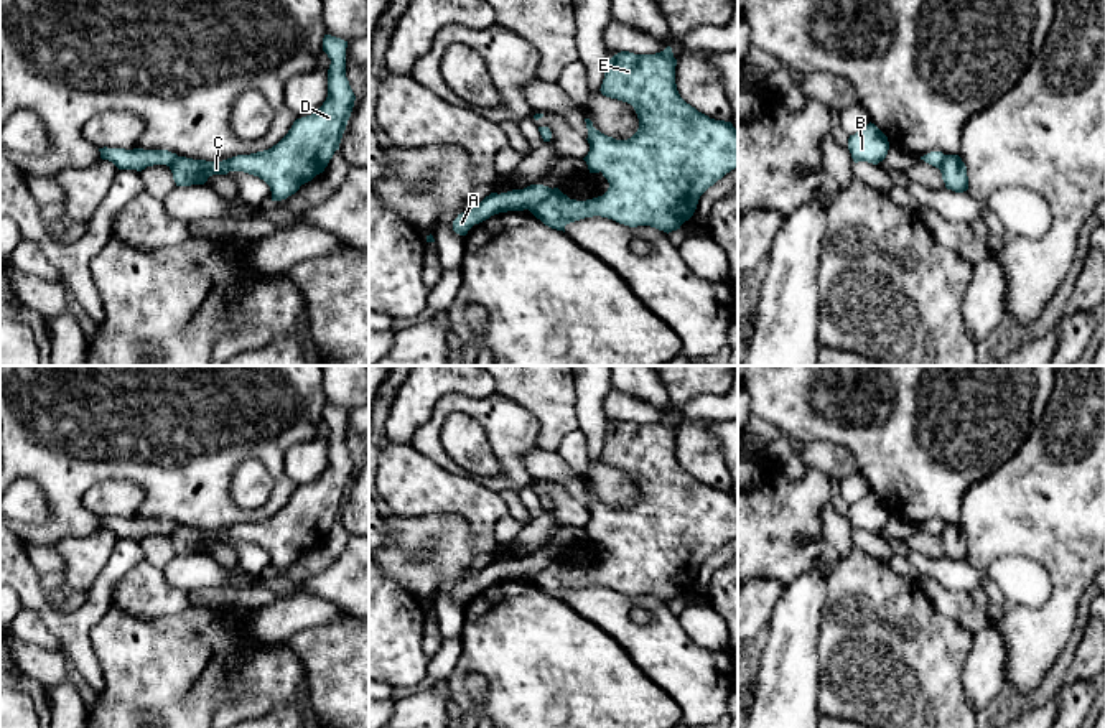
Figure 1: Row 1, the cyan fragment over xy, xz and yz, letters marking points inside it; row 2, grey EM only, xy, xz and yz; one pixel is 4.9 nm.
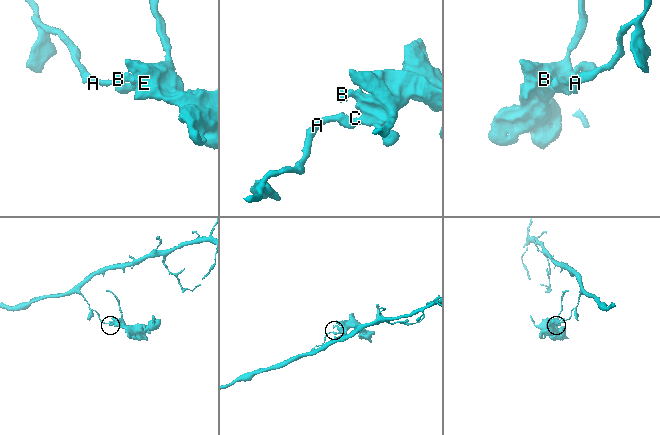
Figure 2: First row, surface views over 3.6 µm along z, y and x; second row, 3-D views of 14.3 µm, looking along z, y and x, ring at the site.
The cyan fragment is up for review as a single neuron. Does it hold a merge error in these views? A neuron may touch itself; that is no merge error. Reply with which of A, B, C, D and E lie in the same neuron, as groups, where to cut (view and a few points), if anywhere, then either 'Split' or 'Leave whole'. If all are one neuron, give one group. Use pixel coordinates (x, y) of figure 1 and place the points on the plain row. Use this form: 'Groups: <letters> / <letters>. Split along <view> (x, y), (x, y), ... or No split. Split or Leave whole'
Groups: A / B C D E. Split along xz (552, 559), (531, 580). Split

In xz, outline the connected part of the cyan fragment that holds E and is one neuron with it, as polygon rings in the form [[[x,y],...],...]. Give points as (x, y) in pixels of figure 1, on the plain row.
[[[670,415],[655,423],[621,420],[608,430],[599,460],[606,466],[631,473],[639,497],[631,507],[616,509],[585,488],[590,520],[583,529],[590,542],[603,542],[609,557],[603,565],[586,570],[570,568],[553,557],[550,565],[530,580],[537,588],[565,601],[570,591],[601,585],[629,596],[650,595],[669,603],[693,585],[700,565],[710,555],[738,537],[738,499],[731,491],[698,481],[680,466],[675,435]]]

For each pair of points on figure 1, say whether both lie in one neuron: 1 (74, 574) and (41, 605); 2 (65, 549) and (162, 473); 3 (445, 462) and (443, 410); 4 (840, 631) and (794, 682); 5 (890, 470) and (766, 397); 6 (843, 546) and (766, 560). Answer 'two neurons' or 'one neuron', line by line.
1: two neurons
2: two neurons
3: one neuron
4: two neurons
5: one neuron
6: two neurons

